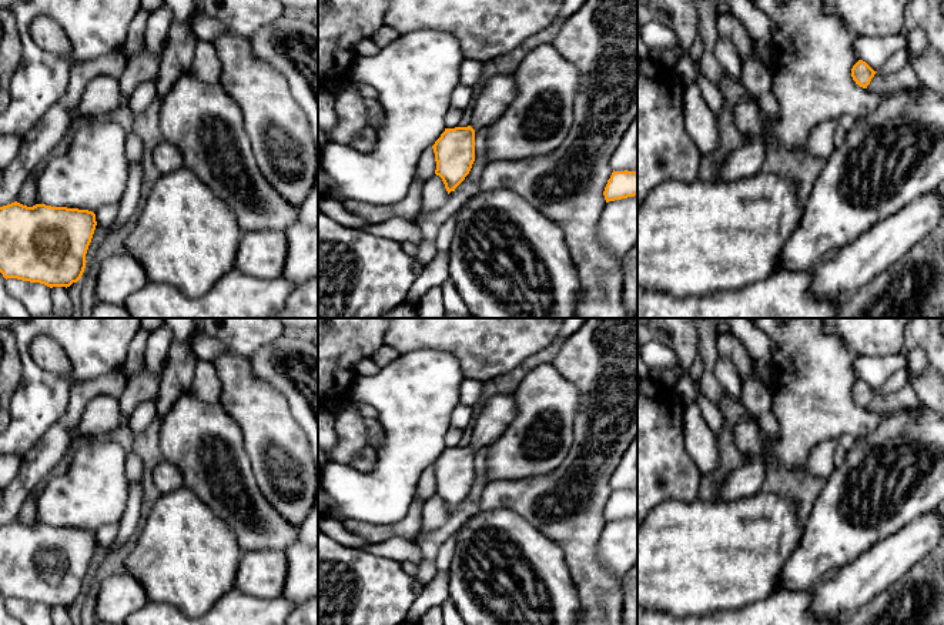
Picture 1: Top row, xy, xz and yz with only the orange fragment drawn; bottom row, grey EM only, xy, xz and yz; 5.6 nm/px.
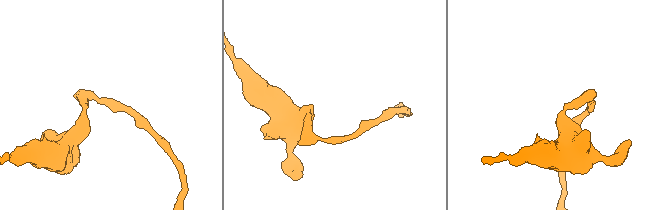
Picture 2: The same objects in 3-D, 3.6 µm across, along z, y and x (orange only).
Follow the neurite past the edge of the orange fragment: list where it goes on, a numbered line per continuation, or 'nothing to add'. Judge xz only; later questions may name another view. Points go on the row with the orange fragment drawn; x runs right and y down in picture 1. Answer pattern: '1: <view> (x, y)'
1: xz (499, 90)

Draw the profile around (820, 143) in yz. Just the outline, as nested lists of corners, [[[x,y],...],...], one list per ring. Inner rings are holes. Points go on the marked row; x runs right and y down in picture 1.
[[[826,120],[814,127],[804,144],[810,156],[819,158],[828,158],[836,148],[834,133],[838,126],[838,120]]]

